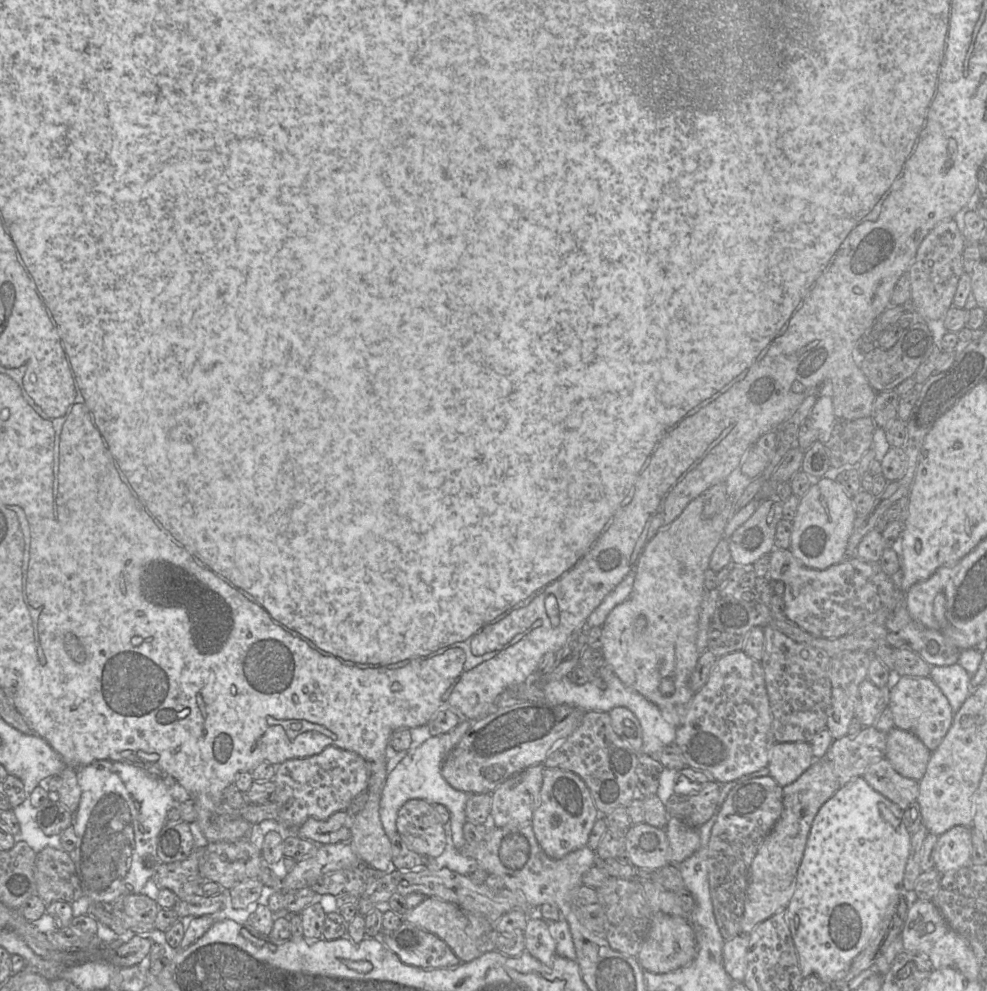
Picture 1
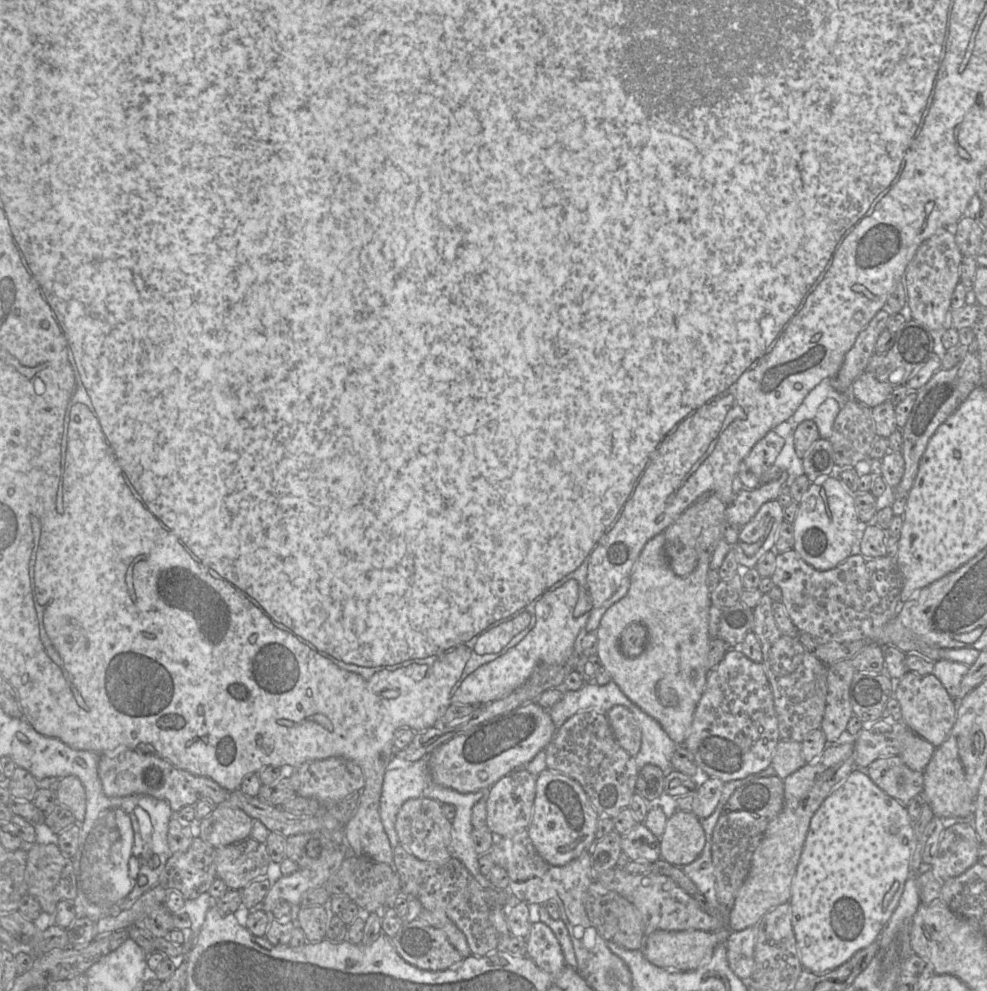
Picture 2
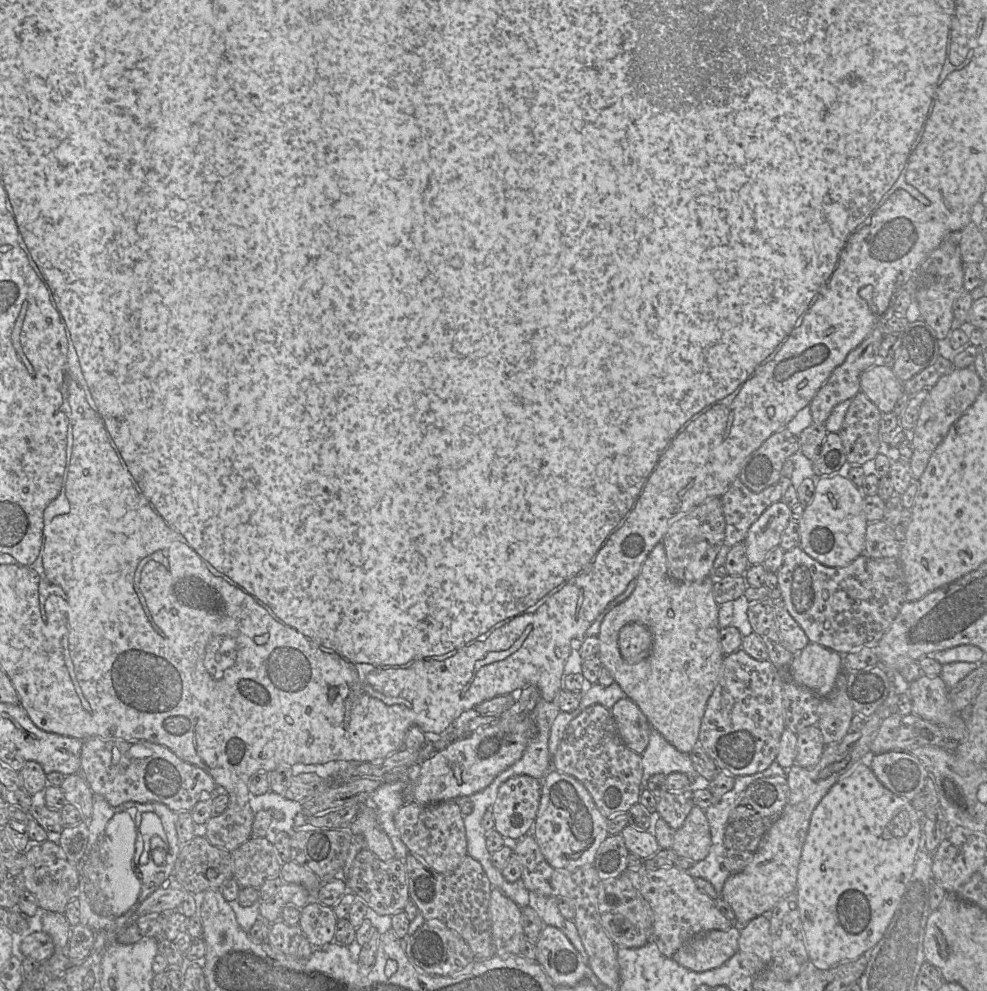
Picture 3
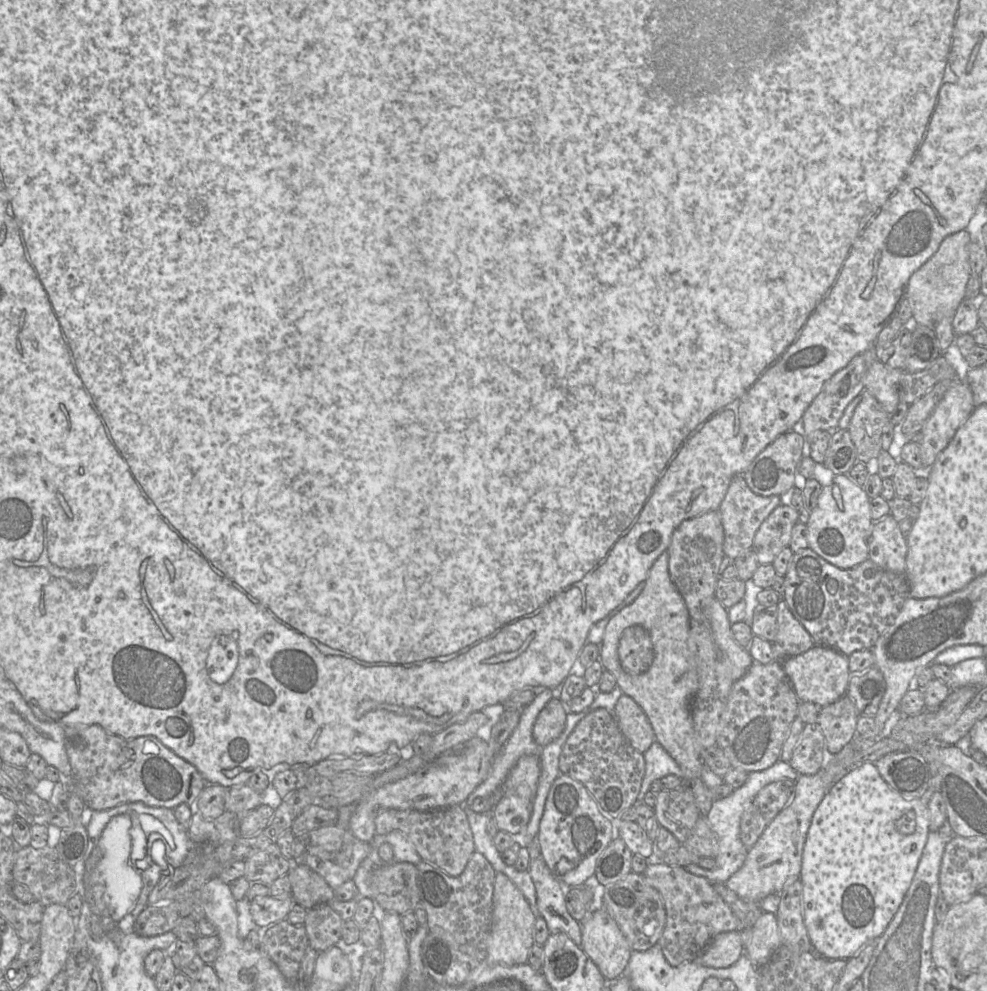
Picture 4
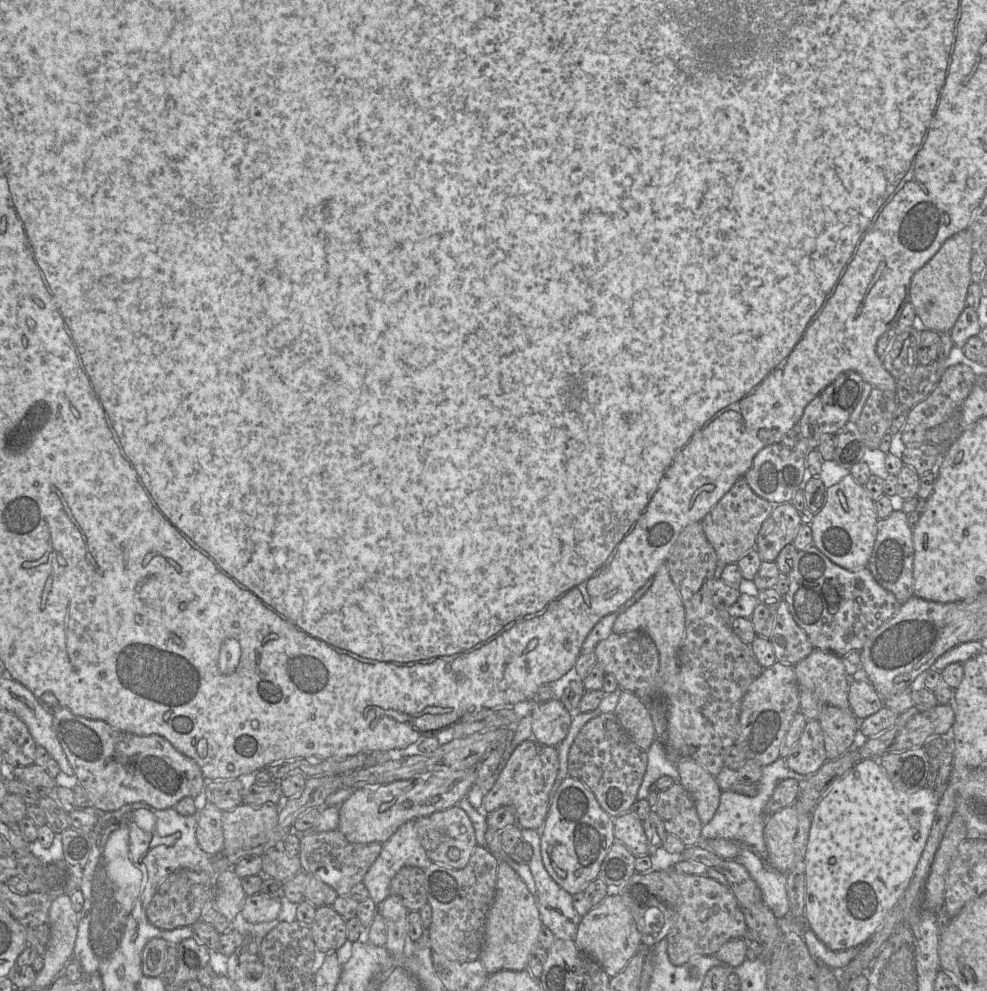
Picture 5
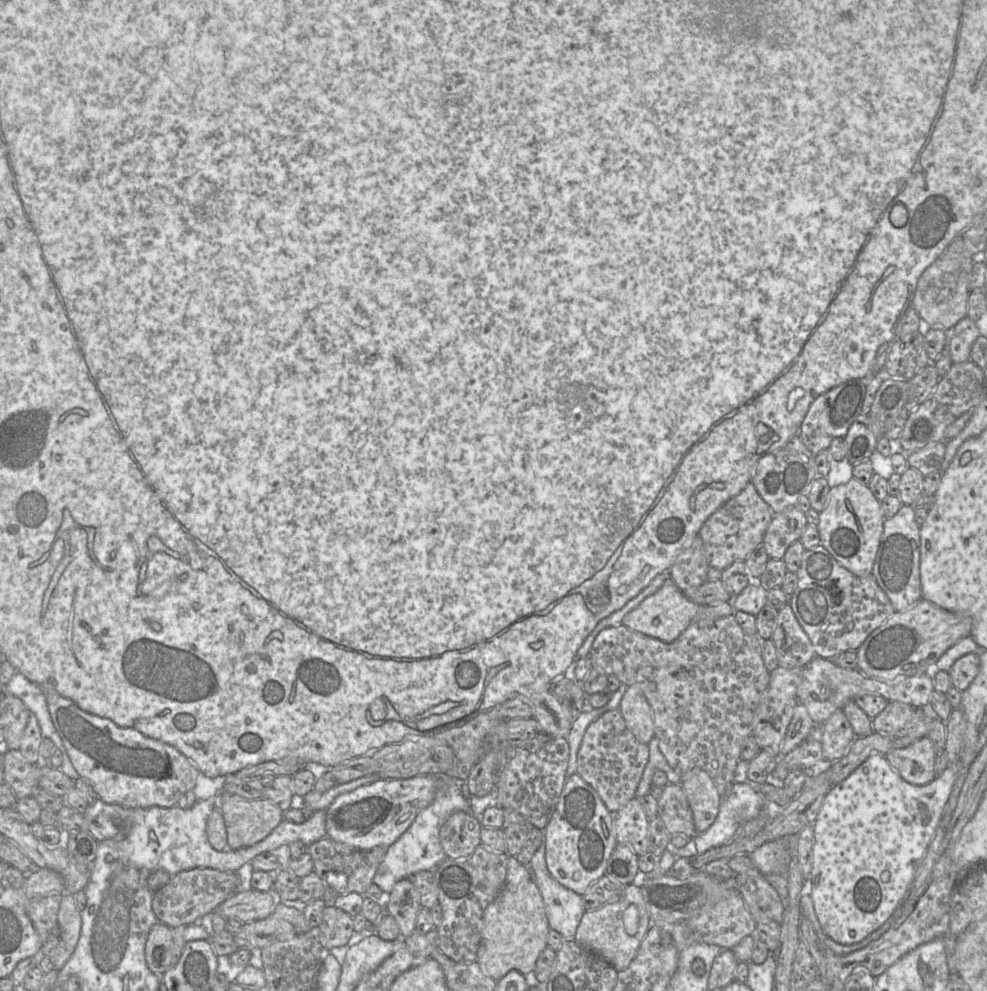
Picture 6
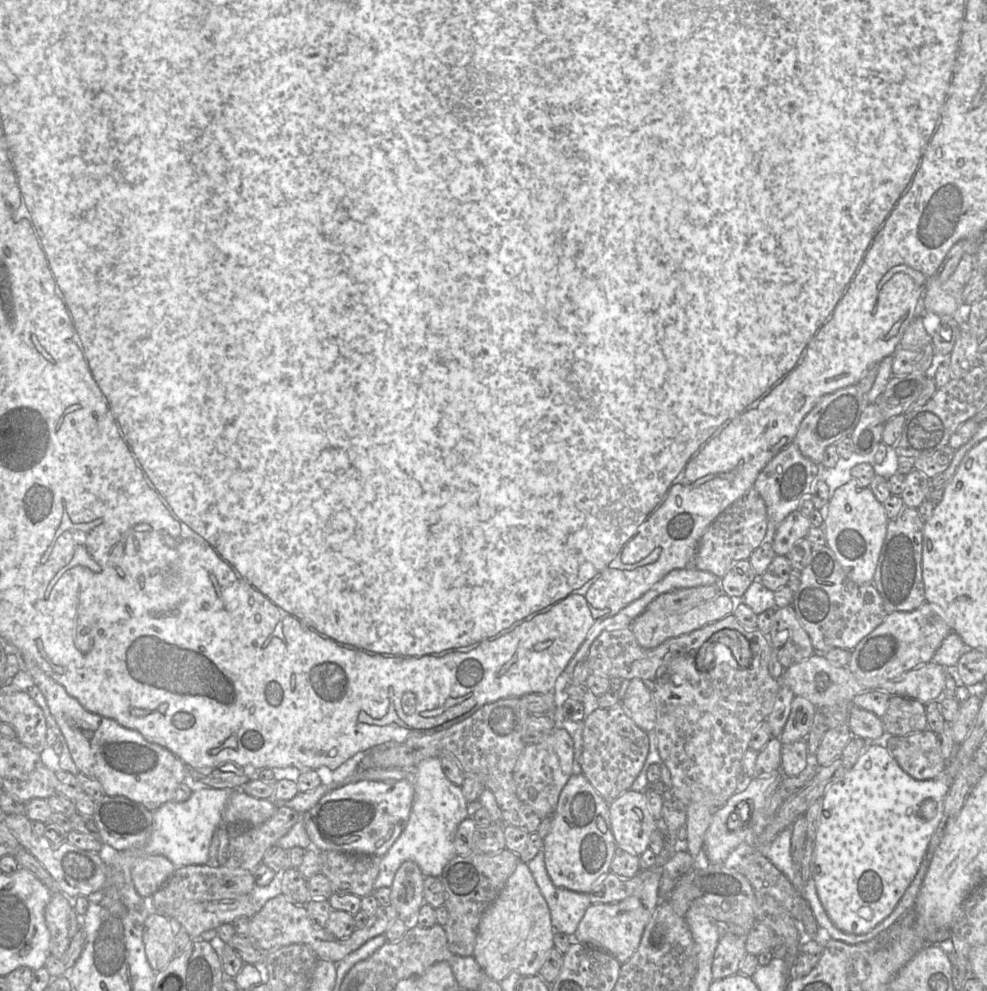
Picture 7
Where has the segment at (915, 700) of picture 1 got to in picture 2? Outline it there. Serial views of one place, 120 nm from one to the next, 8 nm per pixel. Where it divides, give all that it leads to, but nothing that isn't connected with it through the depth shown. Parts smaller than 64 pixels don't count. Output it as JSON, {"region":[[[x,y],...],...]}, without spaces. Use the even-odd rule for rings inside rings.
{"region":[[[908,671],[899,680],[893,696],[900,704],[902,722],[937,748],[947,739],[955,724],[958,702],[949,695],[940,680],[933,674],[920,675]]]}

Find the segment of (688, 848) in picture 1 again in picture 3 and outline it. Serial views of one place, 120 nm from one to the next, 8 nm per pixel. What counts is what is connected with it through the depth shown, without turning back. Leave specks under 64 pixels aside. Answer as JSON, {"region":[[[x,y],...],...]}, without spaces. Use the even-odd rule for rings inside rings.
{"region":[[[694,805],[683,825],[675,831],[671,849],[679,858],[699,862],[708,856],[711,845],[710,826],[705,810]]]}

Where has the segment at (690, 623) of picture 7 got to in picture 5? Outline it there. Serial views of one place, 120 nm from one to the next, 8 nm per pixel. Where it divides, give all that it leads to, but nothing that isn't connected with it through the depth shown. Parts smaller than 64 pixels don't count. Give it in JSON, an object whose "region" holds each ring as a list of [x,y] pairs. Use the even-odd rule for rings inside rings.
{"region":[[[666,563],[660,565],[648,591],[632,606],[624,610],[613,624],[613,633],[644,631],[654,641],[659,653],[659,671],[663,678],[678,672],[678,658],[685,632],[685,609],[671,579]]]}

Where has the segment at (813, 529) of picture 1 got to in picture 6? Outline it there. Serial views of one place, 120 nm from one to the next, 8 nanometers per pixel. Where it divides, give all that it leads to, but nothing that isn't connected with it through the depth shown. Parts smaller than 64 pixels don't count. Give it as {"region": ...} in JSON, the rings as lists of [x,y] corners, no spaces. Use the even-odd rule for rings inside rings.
{"region":[[[852,477],[846,484],[830,488],[825,508],[819,513],[817,528],[821,544],[844,568],[857,576],[872,574],[874,562],[884,530],[884,515],[881,501],[877,500],[870,488]]]}

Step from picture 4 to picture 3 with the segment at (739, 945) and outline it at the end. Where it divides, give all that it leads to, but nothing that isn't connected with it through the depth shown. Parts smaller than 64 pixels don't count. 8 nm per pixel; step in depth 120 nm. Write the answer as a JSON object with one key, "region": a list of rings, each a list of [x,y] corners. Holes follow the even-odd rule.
{"region":[[[732,926],[728,930],[711,930],[696,936],[686,942],[673,956],[681,966],[694,972],[704,972],[719,968],[738,952],[738,939],[740,927]]]}

